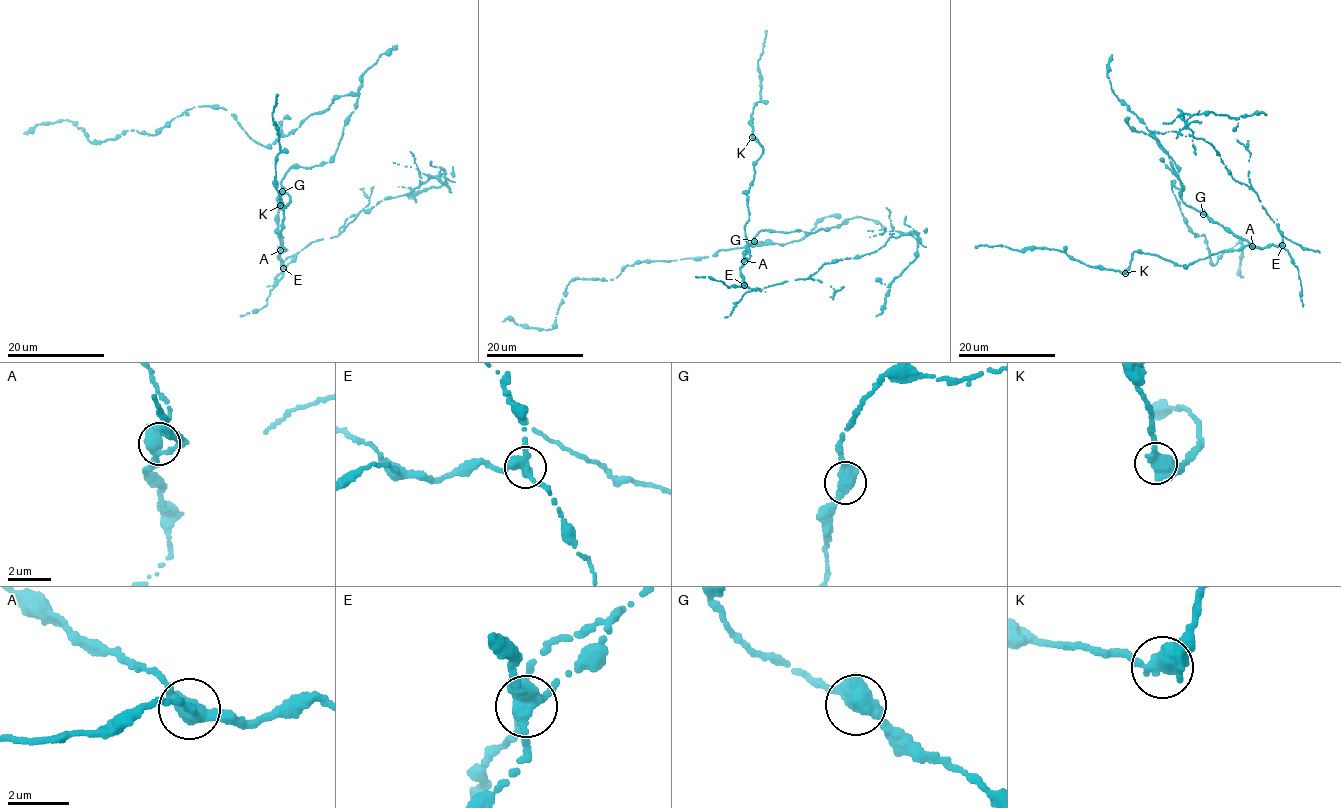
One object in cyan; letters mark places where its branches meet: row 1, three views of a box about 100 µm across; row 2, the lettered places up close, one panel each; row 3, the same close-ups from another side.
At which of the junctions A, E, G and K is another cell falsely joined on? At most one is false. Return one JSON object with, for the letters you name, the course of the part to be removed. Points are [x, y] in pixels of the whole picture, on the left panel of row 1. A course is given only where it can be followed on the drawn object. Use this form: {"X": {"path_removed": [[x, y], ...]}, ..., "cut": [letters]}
{"E": {"path_removed": [[283, 268], [311, 242], [339, 235], [361, 210], [388, 197], [406, 195], [442, 169], [446, 185], [408, 197]]}, "cut": ["E"]}

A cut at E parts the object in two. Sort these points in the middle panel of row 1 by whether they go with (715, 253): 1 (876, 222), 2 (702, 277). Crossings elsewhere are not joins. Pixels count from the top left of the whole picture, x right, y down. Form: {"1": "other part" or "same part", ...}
{"1": "same part", "2": "other part"}

